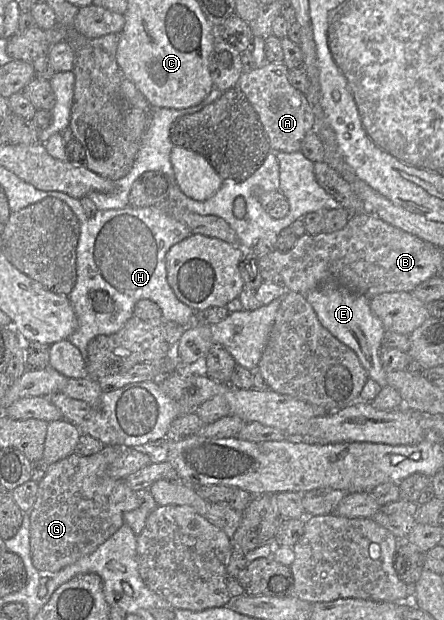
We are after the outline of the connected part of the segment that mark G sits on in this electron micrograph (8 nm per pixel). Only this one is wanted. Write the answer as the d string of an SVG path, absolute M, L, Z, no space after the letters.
M120 445L105 446L100 452L98 452L98 453L96 453L94 455L91 455L91 456L80 456L80 455L77 455L77 454L73 453L73 454L69 455L68 457L66 457L64 459L61 459L61 460L59 460L59 461L57 461L57 462L52 463L52 464L49 465L48 470L47 470L45 476L42 478L42 480L40 482L38 482L37 498L36 498L36 501L35 501L34 505L32 506L30 512L29 512L29 515L30 515L30 546L31 546L31 557L32 557L33 565L39 571L42 571L42 572L51 572L51 573L52 572L57 572L57 571L61 570L64 567L66 567L66 566L68 566L70 564L75 563L80 558L91 554L92 552L94 552L98 548L98 546L100 546L102 543L104 543L110 536L112 536L124 524L124 517L123 517L124 513L132 511L132 510L140 507L140 503L139 503L139 500L137 498L136 491L134 491L129 486L127 486L126 483L124 482L124 480L122 480L122 479L113 479L113 478L109 477L108 474L107 474L107 468L109 467L109 465L112 462L114 462L122 454L122 452L125 449L127 449L127 448L133 448L133 447L123 447L123 446L120 446Z

